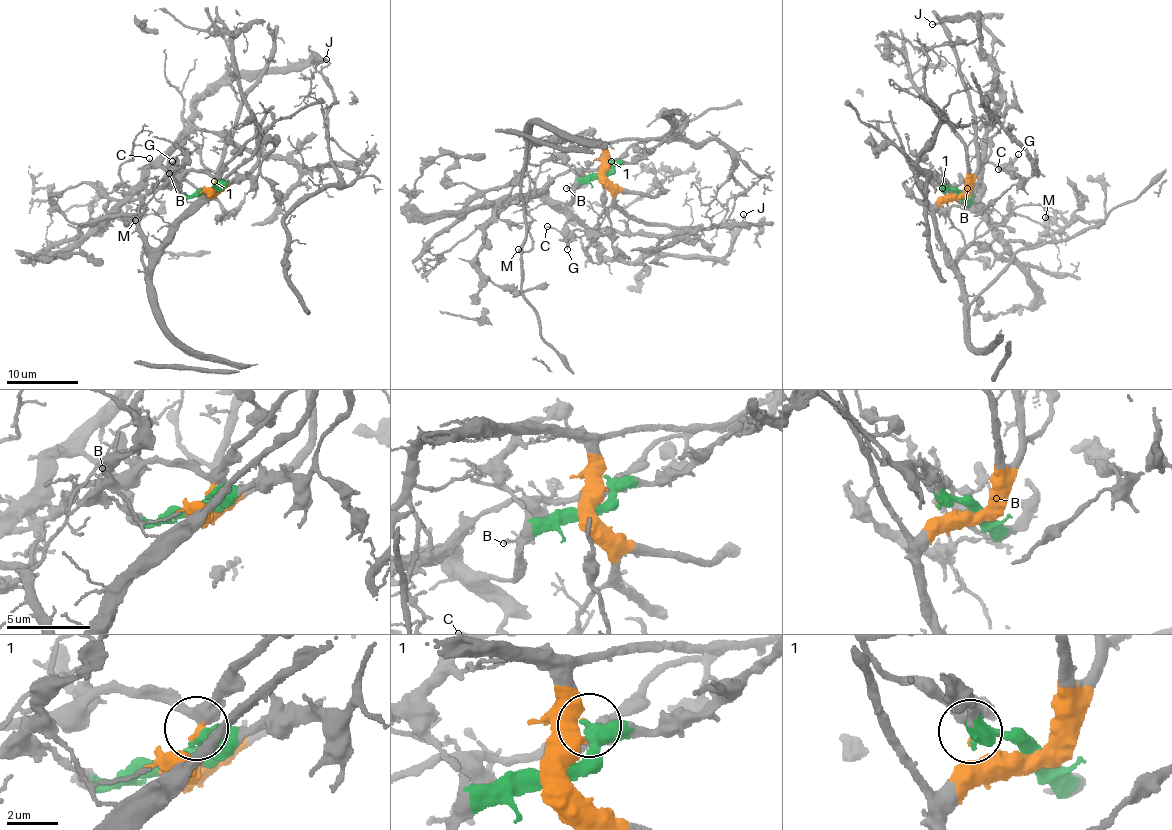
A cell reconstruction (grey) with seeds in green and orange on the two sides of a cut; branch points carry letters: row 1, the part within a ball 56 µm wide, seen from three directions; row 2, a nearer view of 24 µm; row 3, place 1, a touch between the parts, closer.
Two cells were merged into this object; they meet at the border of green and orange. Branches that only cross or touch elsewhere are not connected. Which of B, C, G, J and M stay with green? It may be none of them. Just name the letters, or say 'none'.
C, G, J

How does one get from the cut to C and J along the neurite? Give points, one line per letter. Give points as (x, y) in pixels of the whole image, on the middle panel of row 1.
C: (602, 174), (590, 175), (581, 181), (571, 204), (559, 204), (567, 217), (567, 223), (561, 231), (546, 227)
J: (602, 174), (581, 181), (571, 204), (559, 204), (590, 235), (599, 256), (721, 257), (744, 213)

